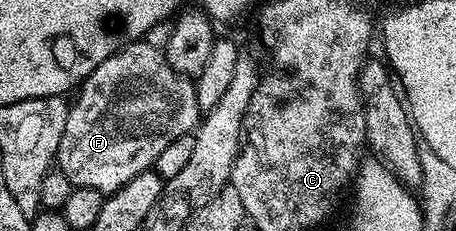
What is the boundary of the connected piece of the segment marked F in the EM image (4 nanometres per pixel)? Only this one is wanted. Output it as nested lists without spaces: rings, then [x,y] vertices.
[[[149,40],[127,42],[107,56],[99,68],[89,73],[76,94],[77,99],[72,99],[69,108],[55,162],[74,188],[97,189],[104,196],[123,188],[135,180],[135,176],[146,173],[159,152],[163,152],[171,140],[179,140],[179,136],[190,133],[203,114],[197,103],[194,79],[186,74],[177,74],[164,53],[158,47],[156,50]]]

